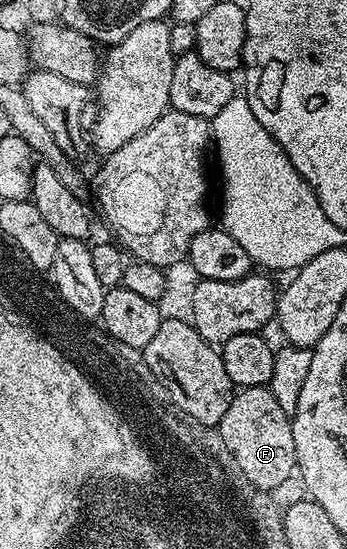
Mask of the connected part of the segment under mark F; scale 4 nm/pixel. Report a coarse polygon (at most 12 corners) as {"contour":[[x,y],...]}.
{"contour":[[268,387],[240,389],[222,422],[253,483],[284,480],[293,422]]}

